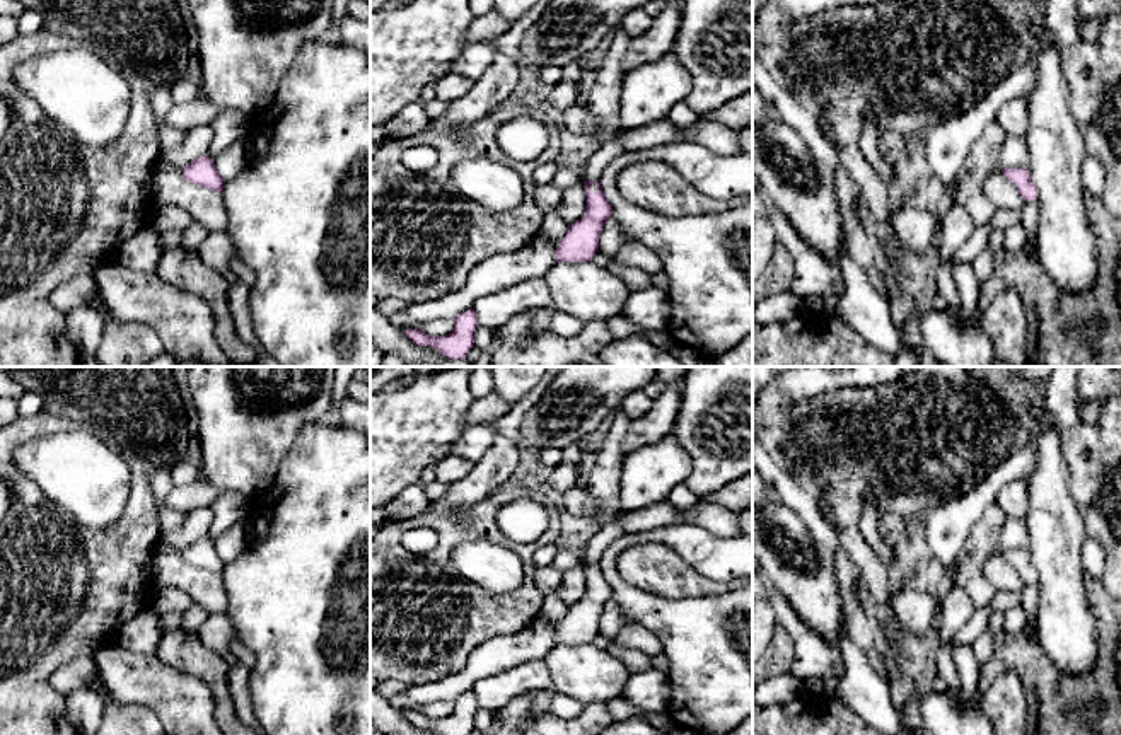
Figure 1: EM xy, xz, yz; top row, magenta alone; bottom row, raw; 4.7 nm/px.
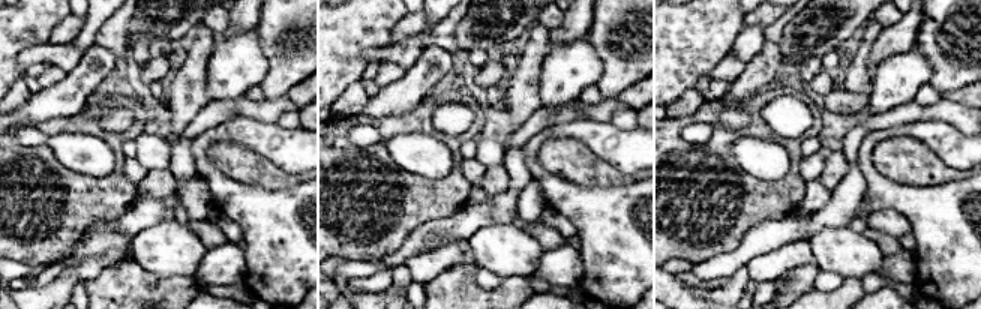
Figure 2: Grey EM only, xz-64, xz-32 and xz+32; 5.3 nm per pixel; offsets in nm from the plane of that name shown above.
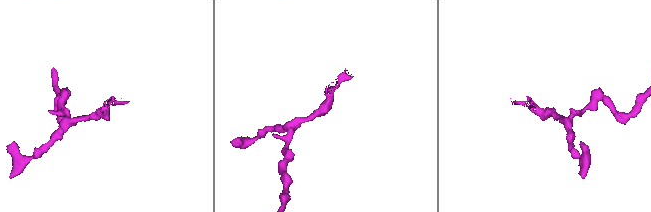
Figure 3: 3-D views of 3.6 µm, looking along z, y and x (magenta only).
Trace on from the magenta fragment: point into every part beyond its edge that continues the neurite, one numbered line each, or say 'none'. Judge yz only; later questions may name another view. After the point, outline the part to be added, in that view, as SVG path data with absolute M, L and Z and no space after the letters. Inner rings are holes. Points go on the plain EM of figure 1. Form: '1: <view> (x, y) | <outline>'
none

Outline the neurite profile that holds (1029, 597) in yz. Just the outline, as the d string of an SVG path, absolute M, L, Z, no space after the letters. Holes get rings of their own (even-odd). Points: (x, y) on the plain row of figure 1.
M1025 582L1020 592L1020 605L1036 621L1039 611L1039 588L1036 583Z

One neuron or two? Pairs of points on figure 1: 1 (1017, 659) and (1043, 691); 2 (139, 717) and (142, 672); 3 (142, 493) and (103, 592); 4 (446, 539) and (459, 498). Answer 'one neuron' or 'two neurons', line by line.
1: one neuron
2: two neurons
3: one neuron
4: two neurons

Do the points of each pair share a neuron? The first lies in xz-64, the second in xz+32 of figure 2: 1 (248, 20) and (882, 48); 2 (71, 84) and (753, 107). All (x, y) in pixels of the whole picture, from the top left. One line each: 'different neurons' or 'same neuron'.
1: same neuron
2: different neurons

